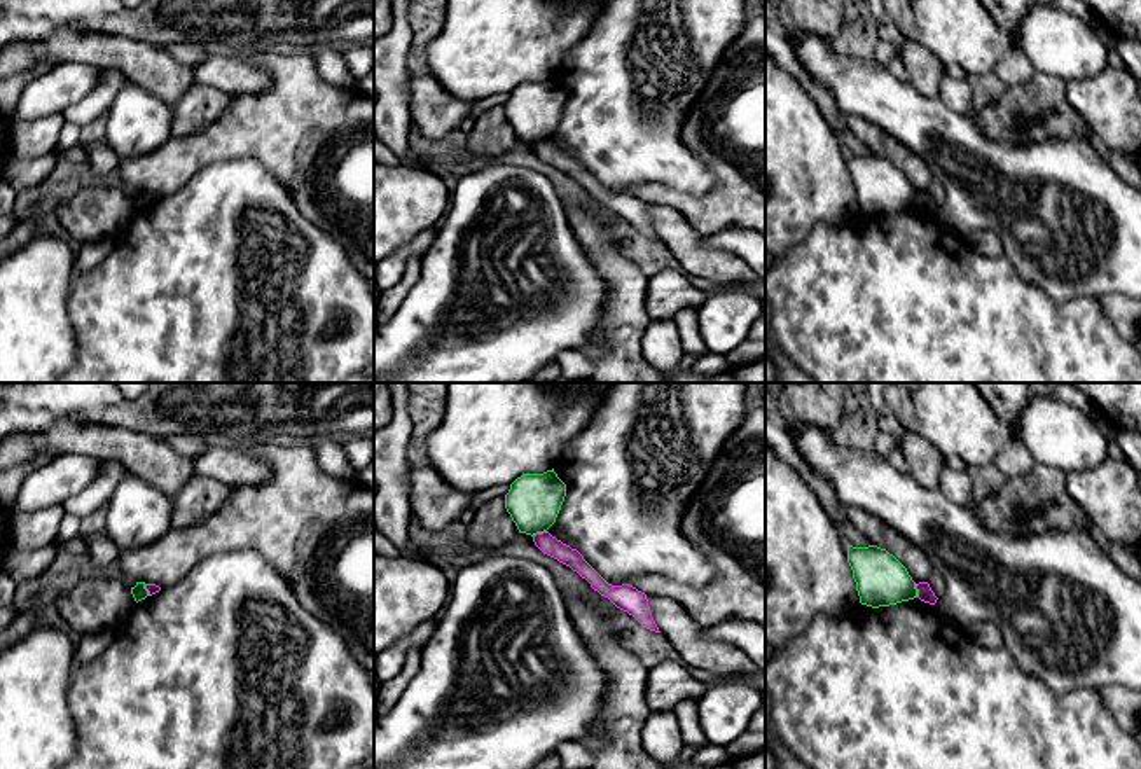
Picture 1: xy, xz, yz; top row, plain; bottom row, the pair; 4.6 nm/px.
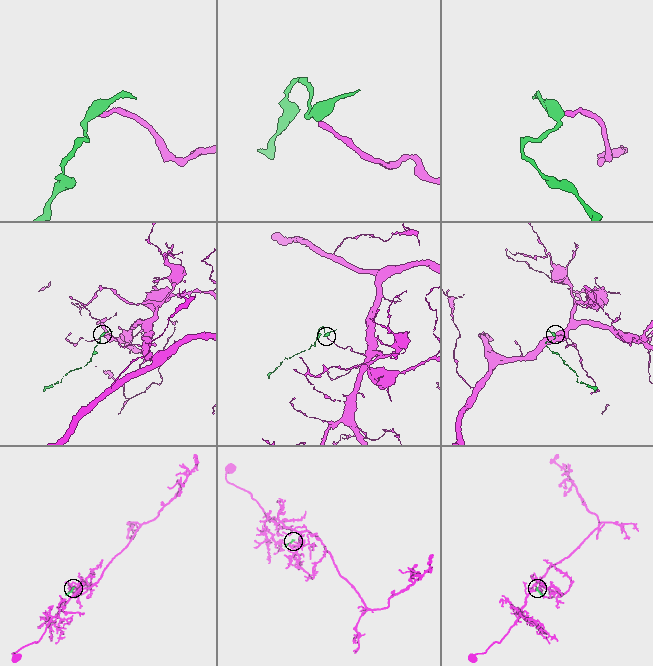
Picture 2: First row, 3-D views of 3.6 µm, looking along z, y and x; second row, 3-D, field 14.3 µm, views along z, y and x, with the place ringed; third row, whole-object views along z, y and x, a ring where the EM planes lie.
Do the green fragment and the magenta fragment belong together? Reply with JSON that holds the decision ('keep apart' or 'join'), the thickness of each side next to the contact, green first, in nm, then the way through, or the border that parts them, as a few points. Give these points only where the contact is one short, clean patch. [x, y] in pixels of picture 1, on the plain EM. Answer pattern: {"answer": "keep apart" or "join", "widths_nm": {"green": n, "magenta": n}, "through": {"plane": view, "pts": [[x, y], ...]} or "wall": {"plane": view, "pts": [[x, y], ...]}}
{"answer": "keep apart", "widths_nm": {"green": 260, "magenta": 90}, "wall": {"plane": "xz", "pts": [[546, 138], [532, 144]]}}

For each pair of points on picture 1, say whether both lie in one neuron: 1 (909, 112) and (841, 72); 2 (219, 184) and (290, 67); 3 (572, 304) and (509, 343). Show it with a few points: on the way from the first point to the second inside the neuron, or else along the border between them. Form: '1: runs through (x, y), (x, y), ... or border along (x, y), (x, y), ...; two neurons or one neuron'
1: runs through (892, 105), (869, 90), (858, 88); one neuron
2: border along (273, 173), (235, 158), (196, 175); two neurons
3: runs through (556, 304), (542, 310), (525, 327); one neuron

